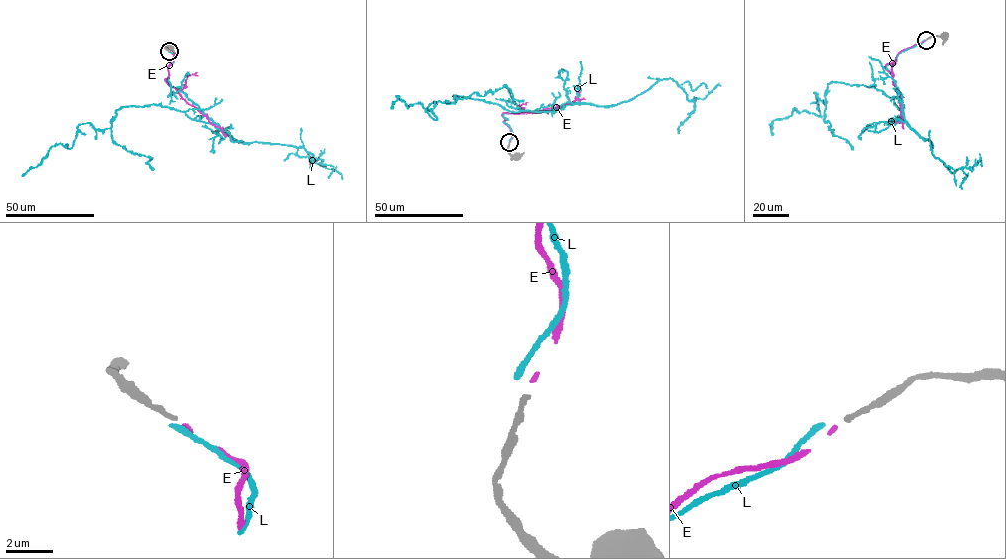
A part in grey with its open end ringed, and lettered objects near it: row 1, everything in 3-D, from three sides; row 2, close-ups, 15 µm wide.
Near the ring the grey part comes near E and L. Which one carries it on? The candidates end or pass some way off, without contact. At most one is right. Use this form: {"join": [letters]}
{"join": ["E"]}

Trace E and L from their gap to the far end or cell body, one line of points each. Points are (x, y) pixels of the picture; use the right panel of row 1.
E: (925, 40), (901, 51), (894, 62), (885, 66), (900, 93), (903, 128)
L: (924, 40), (886, 65), (900, 109), (831, 81), (826, 101), (814, 92), (821, 117), (793, 108), (771, 135)

